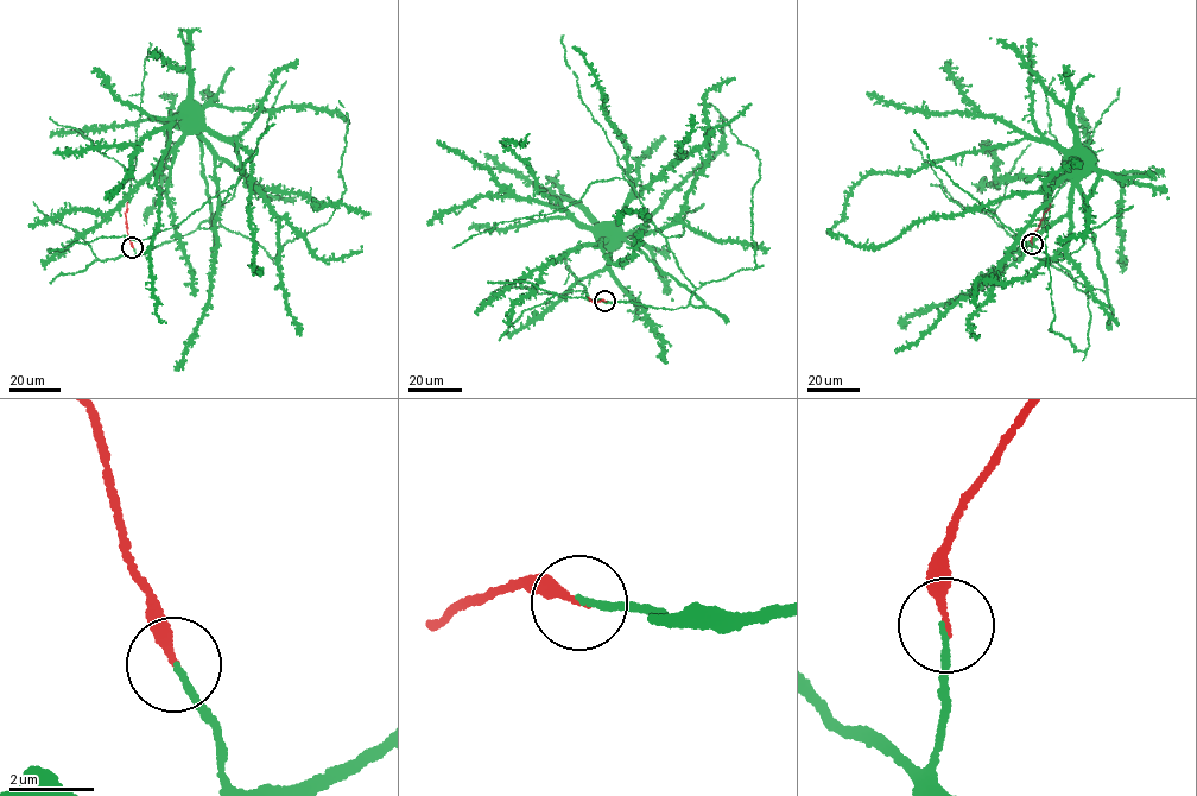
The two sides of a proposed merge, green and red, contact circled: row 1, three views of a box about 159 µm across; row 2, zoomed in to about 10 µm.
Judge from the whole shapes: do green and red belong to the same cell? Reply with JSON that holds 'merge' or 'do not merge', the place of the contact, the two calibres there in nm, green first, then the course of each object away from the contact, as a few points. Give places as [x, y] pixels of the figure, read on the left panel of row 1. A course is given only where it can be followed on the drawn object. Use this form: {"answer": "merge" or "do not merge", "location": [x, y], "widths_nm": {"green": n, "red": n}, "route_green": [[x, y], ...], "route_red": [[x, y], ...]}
{"answer": "merge", "location": [132, 247], "widths_nm": {"green": 140, "red": 200}, "route_green": [[132, 247], [137, 254], [144, 253], [192, 232], [209, 220], [211, 203], [194, 106]], "route_red": [[132, 247], [127, 229], [127, 202]]}

